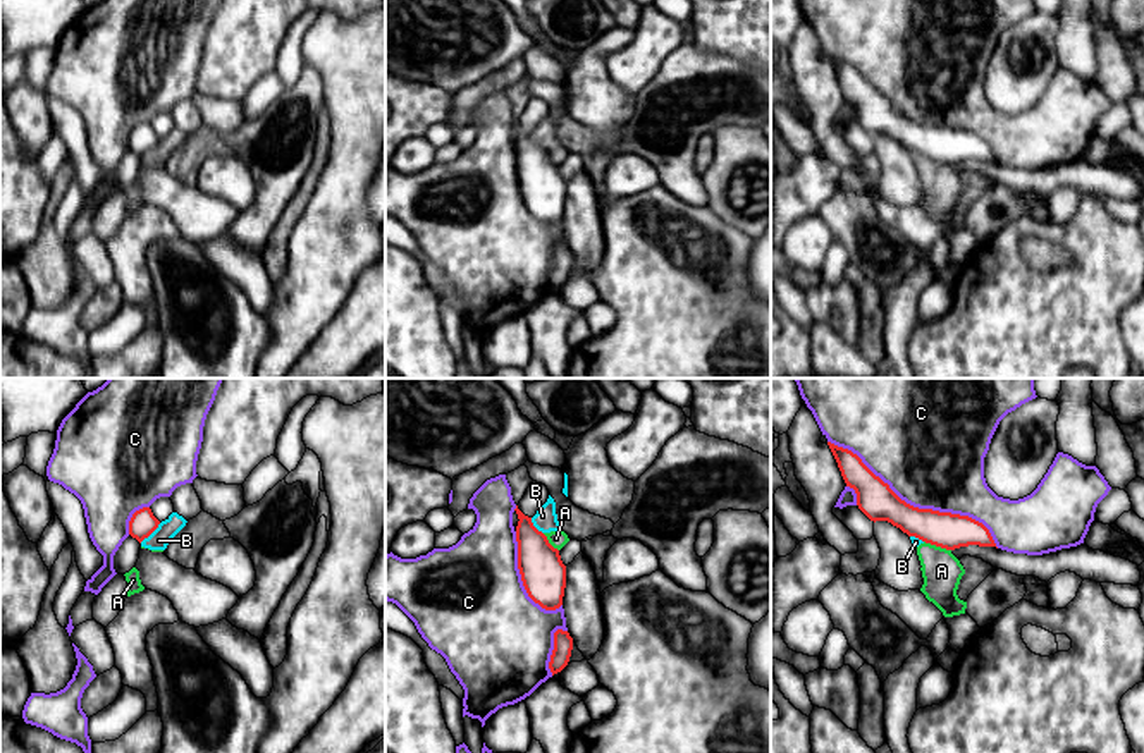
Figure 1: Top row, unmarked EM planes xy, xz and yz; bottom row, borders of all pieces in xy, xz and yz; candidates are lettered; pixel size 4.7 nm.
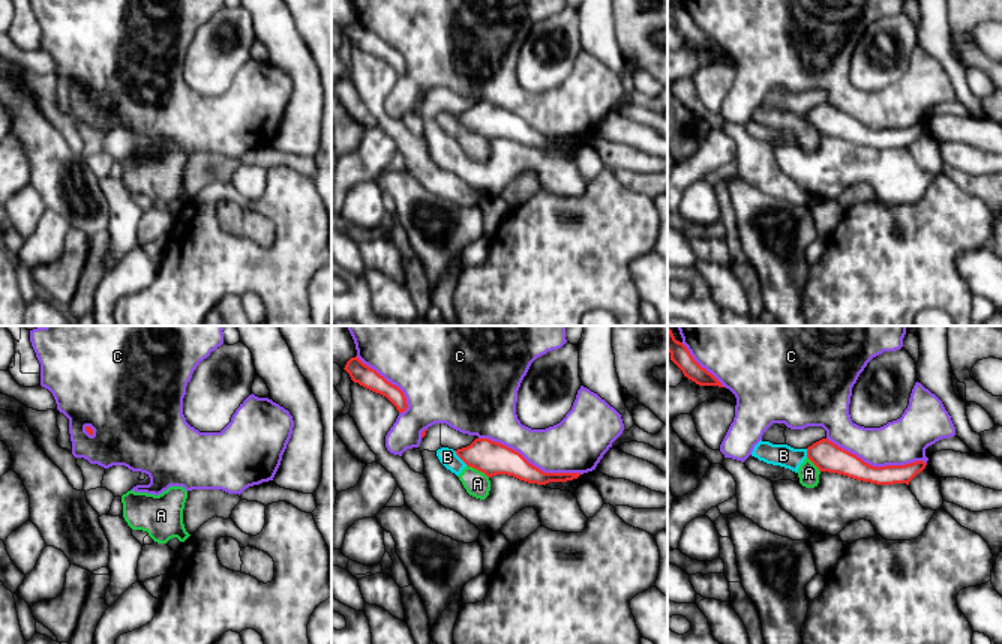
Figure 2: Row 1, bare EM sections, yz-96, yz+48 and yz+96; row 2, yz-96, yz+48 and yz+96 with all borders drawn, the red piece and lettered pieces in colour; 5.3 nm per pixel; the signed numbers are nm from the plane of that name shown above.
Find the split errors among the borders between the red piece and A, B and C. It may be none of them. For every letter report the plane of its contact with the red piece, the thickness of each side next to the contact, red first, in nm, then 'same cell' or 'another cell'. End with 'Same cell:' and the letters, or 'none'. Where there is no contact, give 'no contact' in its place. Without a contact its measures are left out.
A: meets red in yz; 170 nm thick on the red side, 190 nm on the other; another cell
B: meets red in xy; 120 nm thick on the red side, 90 nm on the other; another cell
C: meets red in yz; 170 nm thick on the red side, 480 nm on the other; another cell
Same cell: none

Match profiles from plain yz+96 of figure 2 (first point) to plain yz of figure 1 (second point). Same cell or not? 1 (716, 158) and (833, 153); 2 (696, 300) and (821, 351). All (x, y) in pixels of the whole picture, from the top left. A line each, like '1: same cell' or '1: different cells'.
1: different cells
2: different cells

